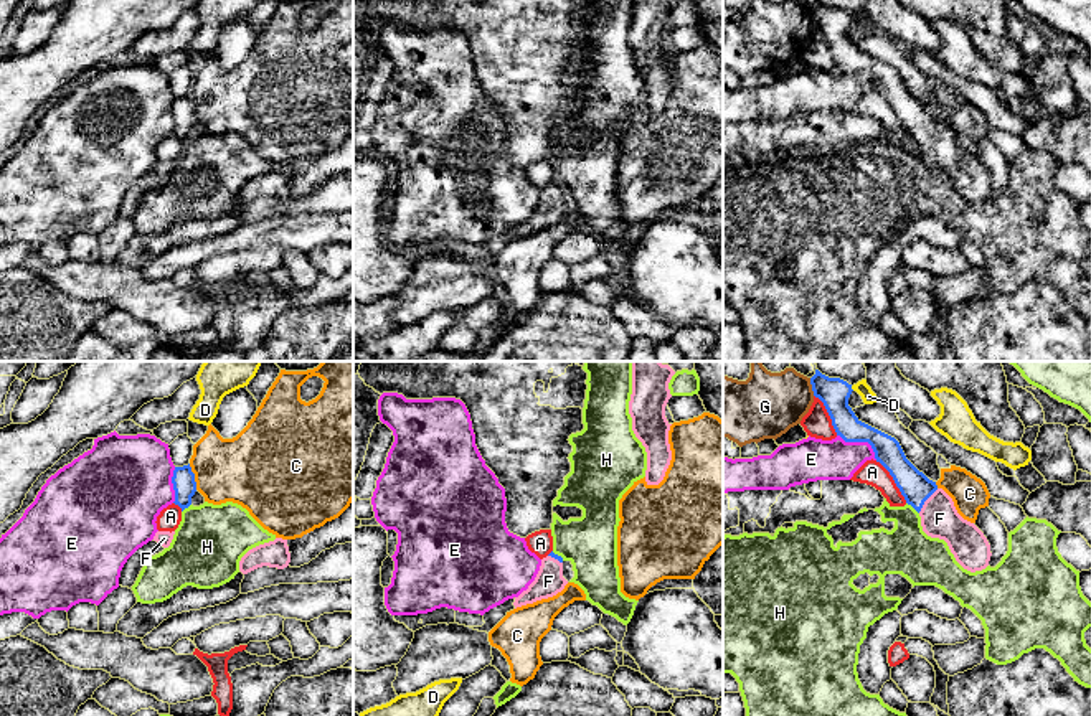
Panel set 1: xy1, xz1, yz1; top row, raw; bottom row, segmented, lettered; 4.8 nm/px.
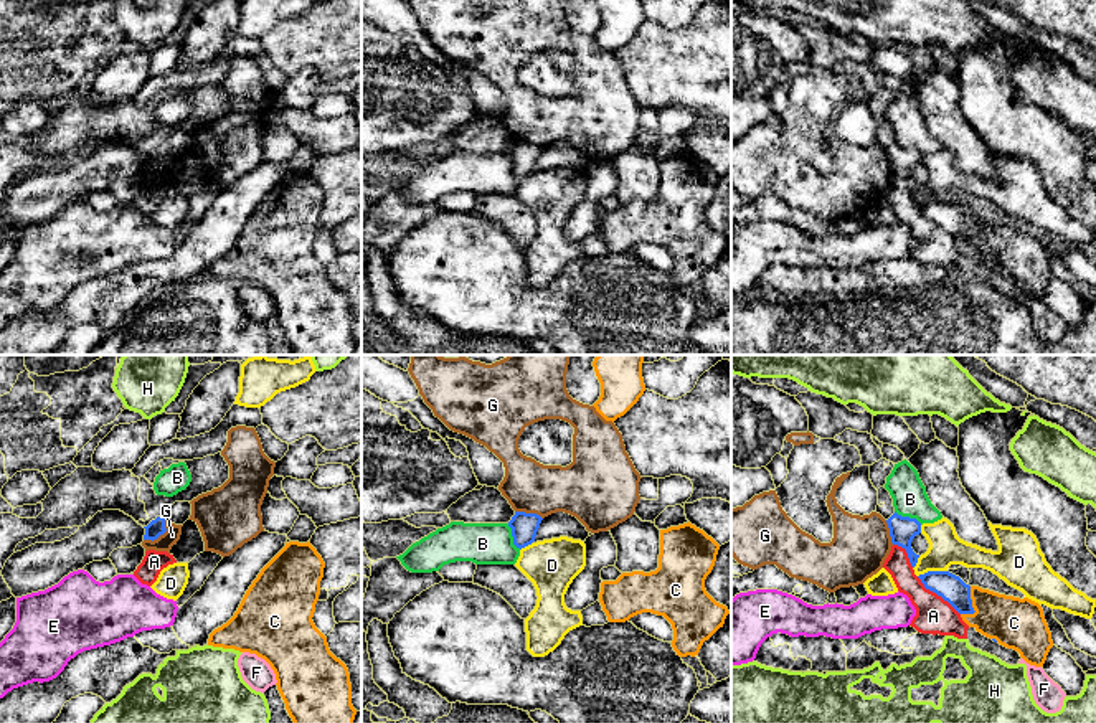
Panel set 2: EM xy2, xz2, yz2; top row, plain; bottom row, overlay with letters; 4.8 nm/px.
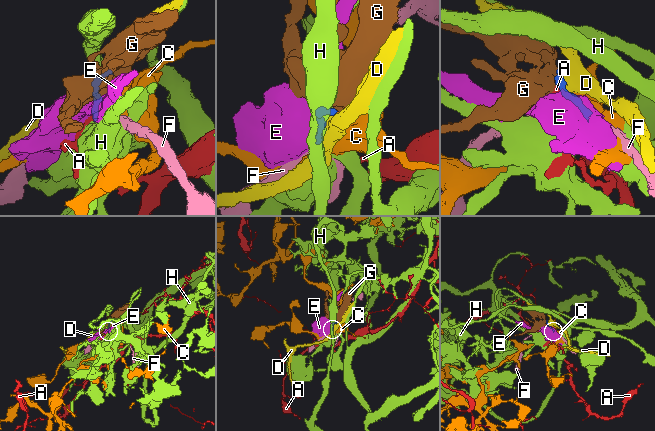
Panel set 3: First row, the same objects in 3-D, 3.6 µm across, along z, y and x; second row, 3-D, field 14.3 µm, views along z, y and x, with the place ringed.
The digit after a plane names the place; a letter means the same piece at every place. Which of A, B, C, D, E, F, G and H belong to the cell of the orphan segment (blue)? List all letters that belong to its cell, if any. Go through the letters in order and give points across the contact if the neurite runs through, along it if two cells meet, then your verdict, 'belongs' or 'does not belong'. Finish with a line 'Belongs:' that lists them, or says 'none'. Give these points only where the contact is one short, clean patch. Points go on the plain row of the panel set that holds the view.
A: does not belong
B: border xz2 (507, 154), (512, 172), (520, 179); does not belong
C: border yz2 (971, 217), (971, 236), (974, 241), (961, 245); does not belong
D: border yz2 (946, 200), (928, 200), (918, 207); does not belong
E: does not belong
F: way yz1 (915, 116), (926, 129), (936, 139), (939, 149); belongs
G: does not belong
H: border yz1 (906, 132), (918, 144); does not belong
Belongs: F

